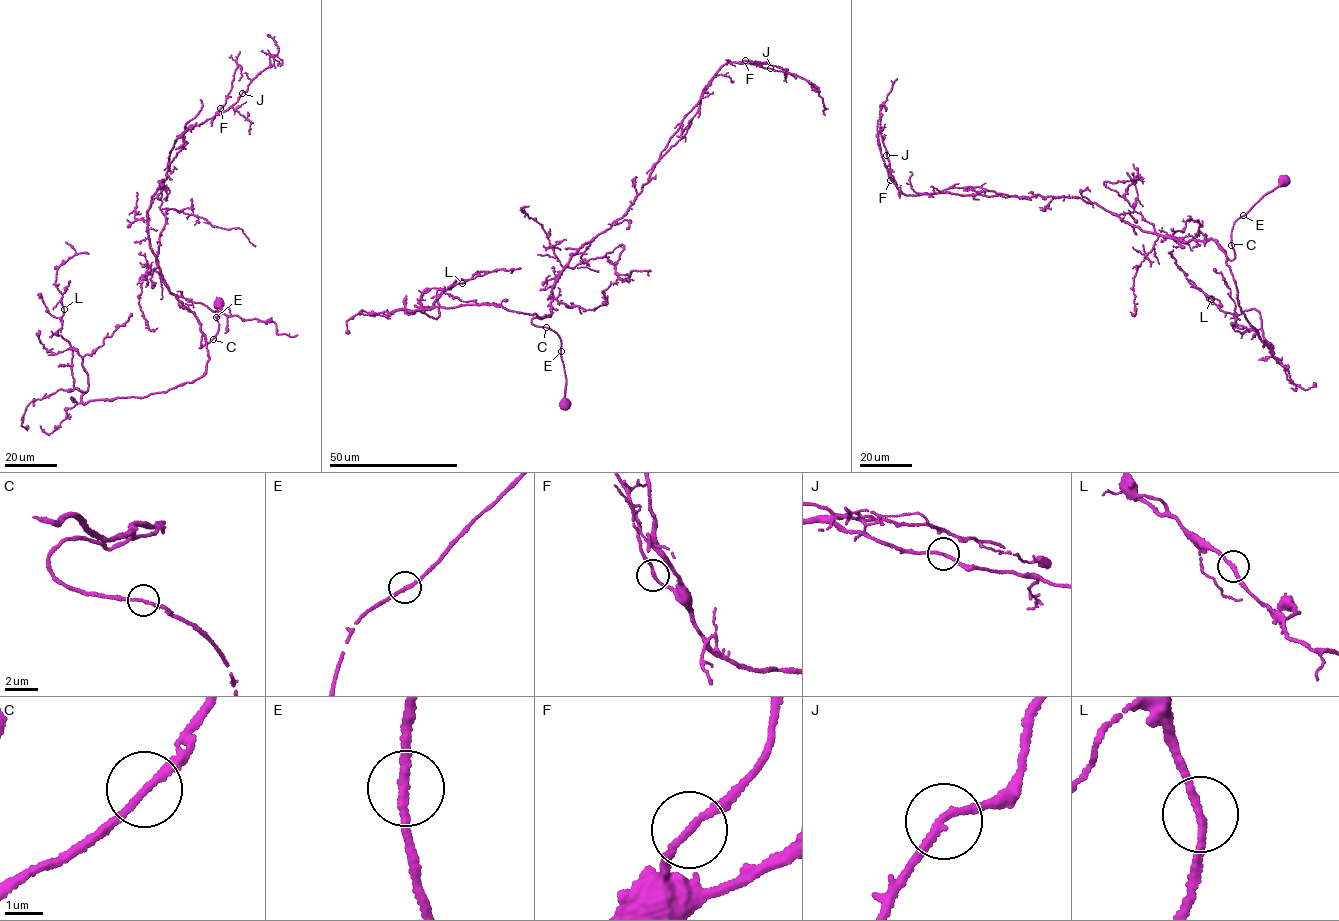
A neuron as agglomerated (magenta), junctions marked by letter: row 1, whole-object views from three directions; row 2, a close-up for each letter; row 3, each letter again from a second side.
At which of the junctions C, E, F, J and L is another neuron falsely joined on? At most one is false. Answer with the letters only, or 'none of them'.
none of them

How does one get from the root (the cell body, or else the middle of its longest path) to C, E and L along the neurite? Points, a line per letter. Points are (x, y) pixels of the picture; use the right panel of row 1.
C: (1283, 179), (1235, 222), (1231, 245)
E: (1283, 179), (1243, 215)
L: (1283, 179), (1235, 222), (1233, 260), (1222, 249), (1241, 310), (1272, 353), (1260, 312), (1223, 311), (1211, 299)

